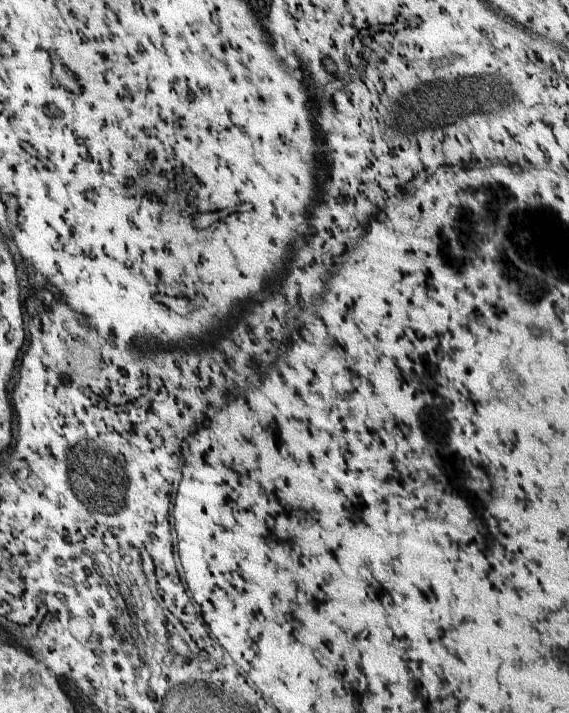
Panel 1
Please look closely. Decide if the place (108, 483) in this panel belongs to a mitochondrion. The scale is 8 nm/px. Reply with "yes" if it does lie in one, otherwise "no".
yes

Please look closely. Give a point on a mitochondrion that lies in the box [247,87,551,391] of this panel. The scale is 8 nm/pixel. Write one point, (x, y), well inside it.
(417, 122)

